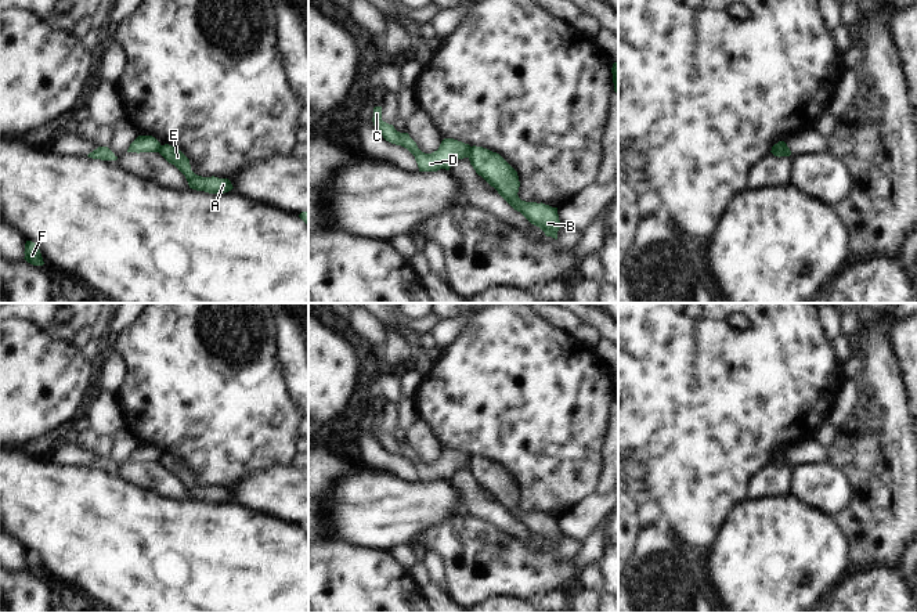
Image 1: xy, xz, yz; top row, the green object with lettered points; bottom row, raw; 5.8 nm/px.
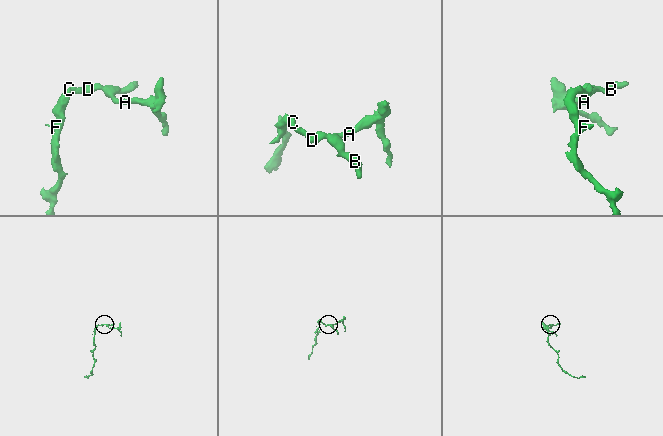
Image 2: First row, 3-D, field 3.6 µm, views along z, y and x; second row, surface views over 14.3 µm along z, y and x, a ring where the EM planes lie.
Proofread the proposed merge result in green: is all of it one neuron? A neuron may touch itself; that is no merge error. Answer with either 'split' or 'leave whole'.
split

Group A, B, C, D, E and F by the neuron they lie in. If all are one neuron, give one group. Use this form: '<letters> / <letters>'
A B E / C D F

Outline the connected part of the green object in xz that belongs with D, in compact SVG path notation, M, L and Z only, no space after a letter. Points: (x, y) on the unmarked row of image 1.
M382 417L373 418L372 432L375 440L378 440L386 451L407 458L415 466L419 482L450 480L458 469L469 468L470 455L454 448L444 448L438 459L432 464L422 462L408 443L400 443L393 434L382 430Z

